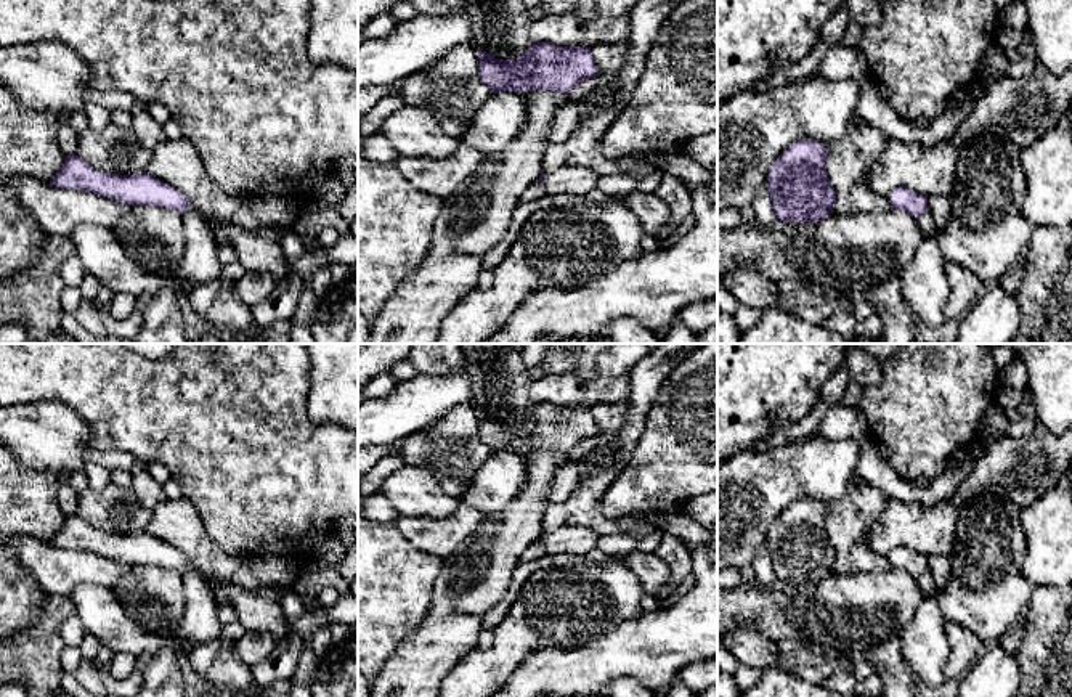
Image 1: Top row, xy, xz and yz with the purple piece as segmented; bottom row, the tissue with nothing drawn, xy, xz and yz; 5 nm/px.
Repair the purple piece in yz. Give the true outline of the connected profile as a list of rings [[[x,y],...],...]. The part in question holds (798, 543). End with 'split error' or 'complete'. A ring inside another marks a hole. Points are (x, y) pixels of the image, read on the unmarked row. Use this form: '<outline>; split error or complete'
[[[798,499],[777,517],[767,535],[775,578],[818,583],[833,573],[836,552],[826,522],[828,509],[815,499]]]; complete

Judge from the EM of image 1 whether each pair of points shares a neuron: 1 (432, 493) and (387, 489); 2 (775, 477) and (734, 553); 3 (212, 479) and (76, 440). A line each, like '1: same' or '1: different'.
1: same
2: same
3: different

